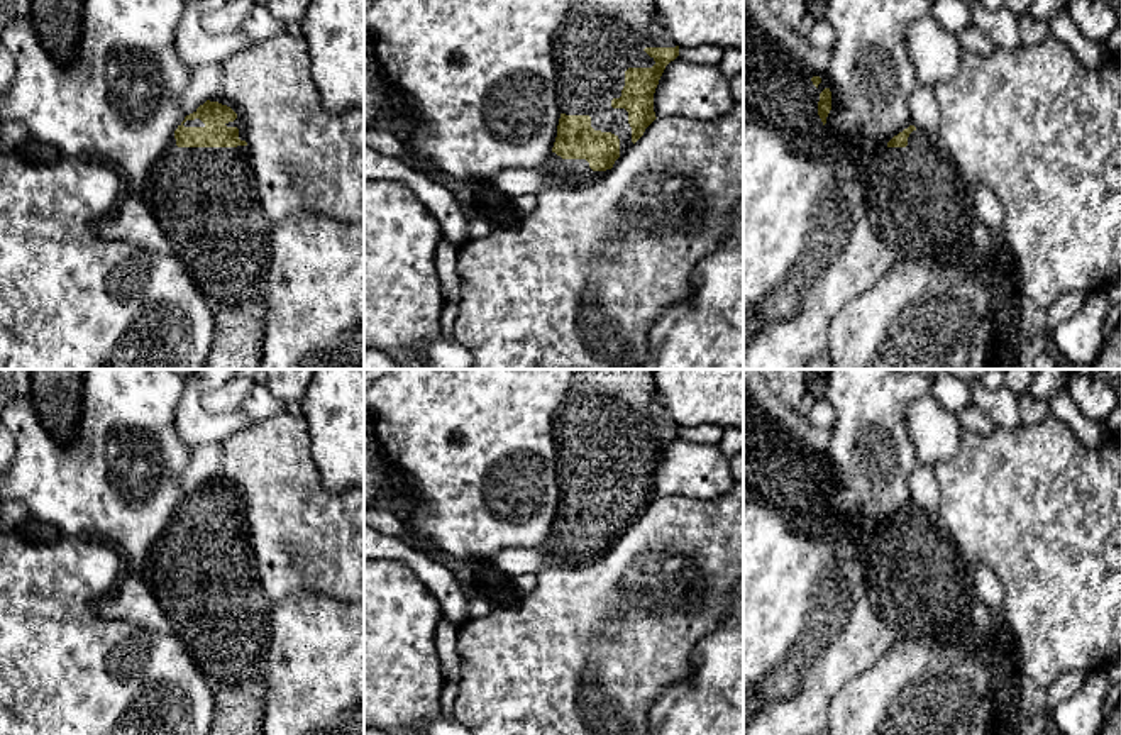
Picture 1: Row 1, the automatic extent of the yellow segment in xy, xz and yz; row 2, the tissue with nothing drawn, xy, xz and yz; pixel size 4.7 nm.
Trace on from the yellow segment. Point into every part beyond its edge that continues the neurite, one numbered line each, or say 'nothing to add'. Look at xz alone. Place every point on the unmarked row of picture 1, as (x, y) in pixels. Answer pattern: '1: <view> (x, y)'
1: xz (605, 412)

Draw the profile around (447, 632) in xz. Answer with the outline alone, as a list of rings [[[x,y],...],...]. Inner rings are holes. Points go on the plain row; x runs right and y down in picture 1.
[[[440,620],[437,625],[437,654],[442,664],[445,684],[459,684],[461,681],[461,657],[457,652],[459,625]]]

